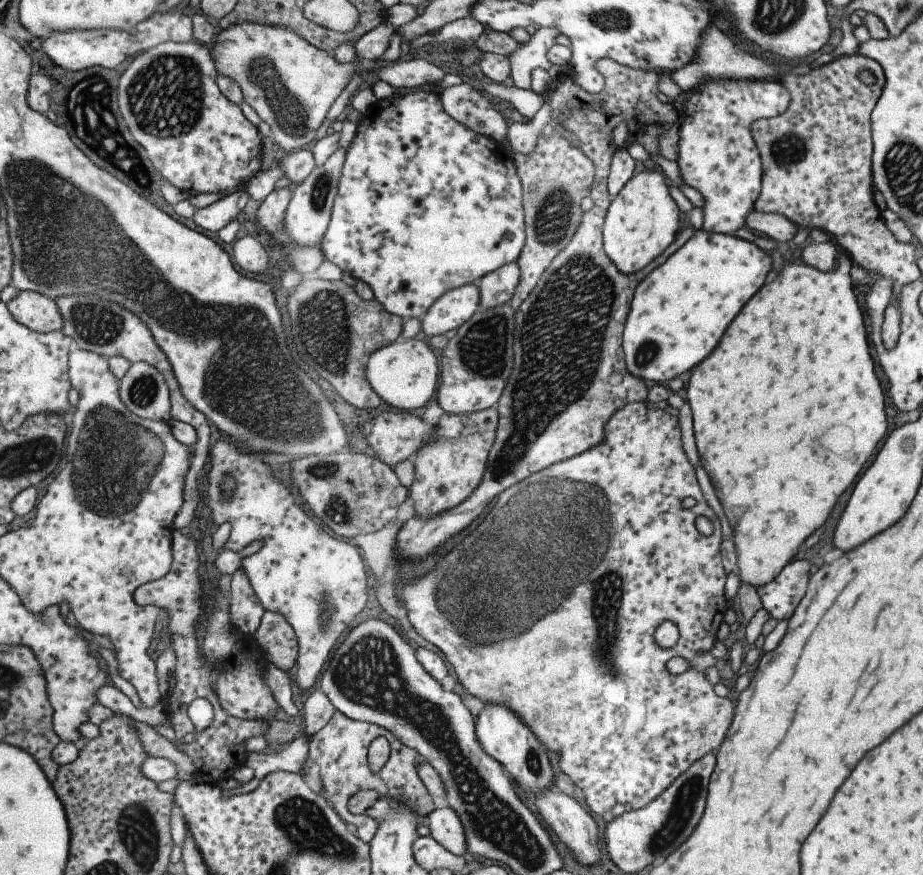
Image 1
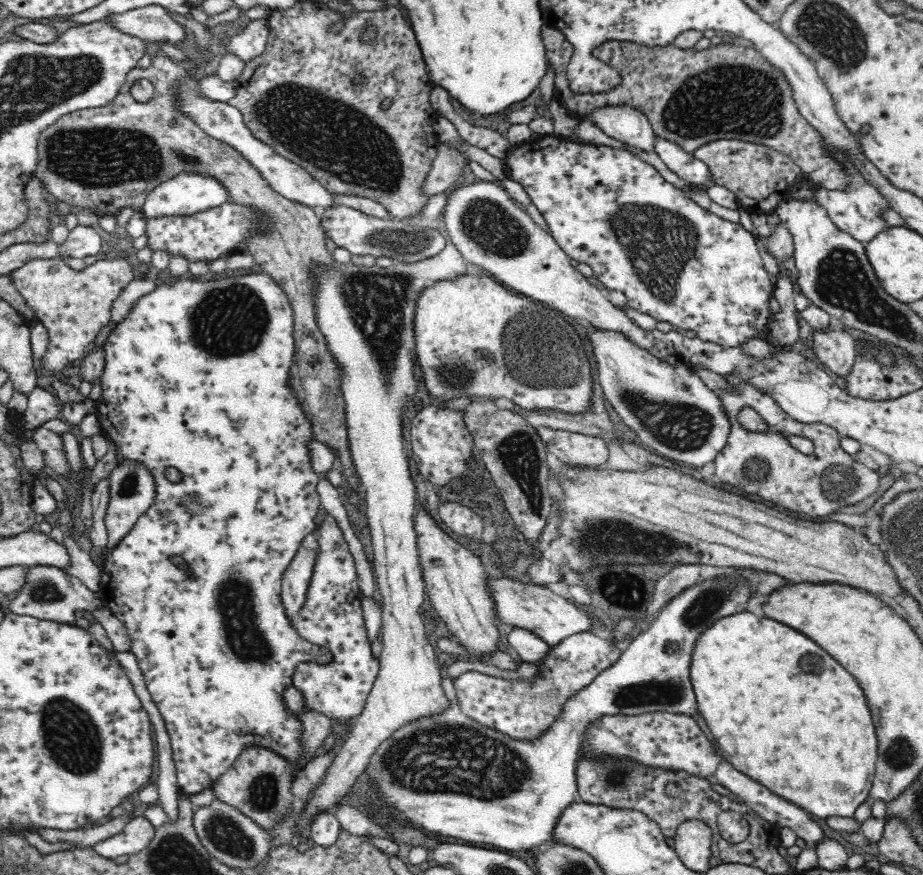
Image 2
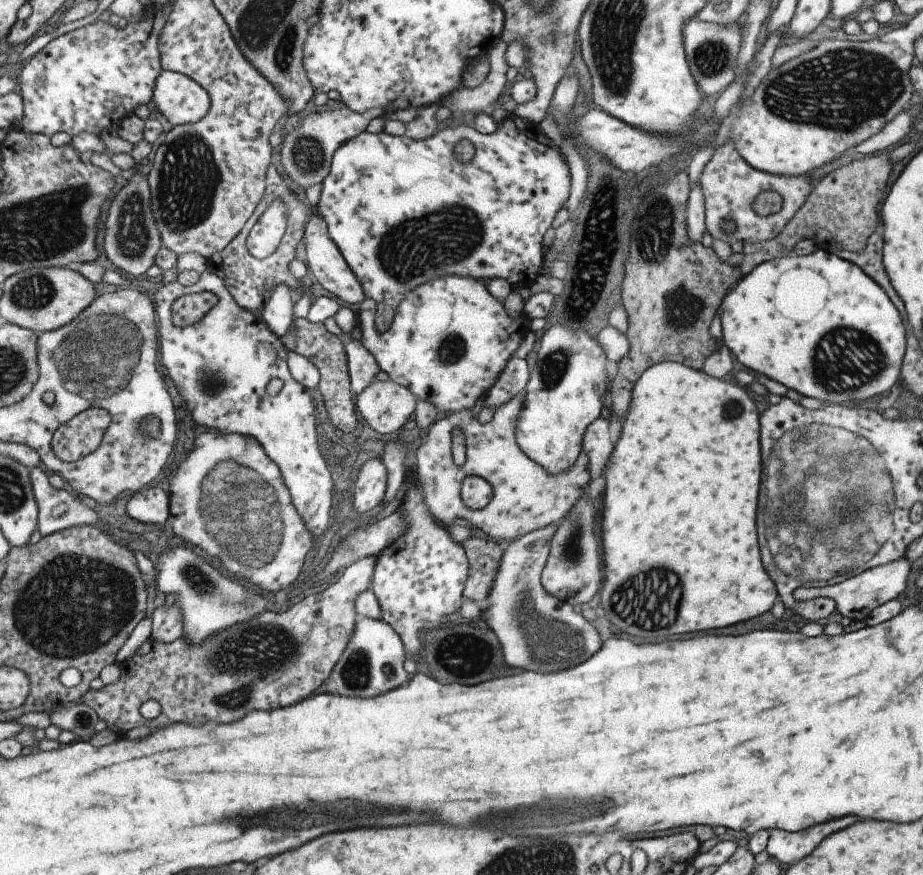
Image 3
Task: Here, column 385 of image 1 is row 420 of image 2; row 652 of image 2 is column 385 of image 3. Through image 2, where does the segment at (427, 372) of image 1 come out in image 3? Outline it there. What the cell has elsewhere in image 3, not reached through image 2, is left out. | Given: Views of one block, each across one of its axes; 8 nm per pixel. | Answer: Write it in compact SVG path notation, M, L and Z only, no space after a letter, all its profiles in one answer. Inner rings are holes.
M389 379L371 381L359 394L356 394L355 398L355 410L359 412L359 416L365 420L369 428L390 435L395 435L407 422L407 418L415 410L415 404L417 400L408 388Z

